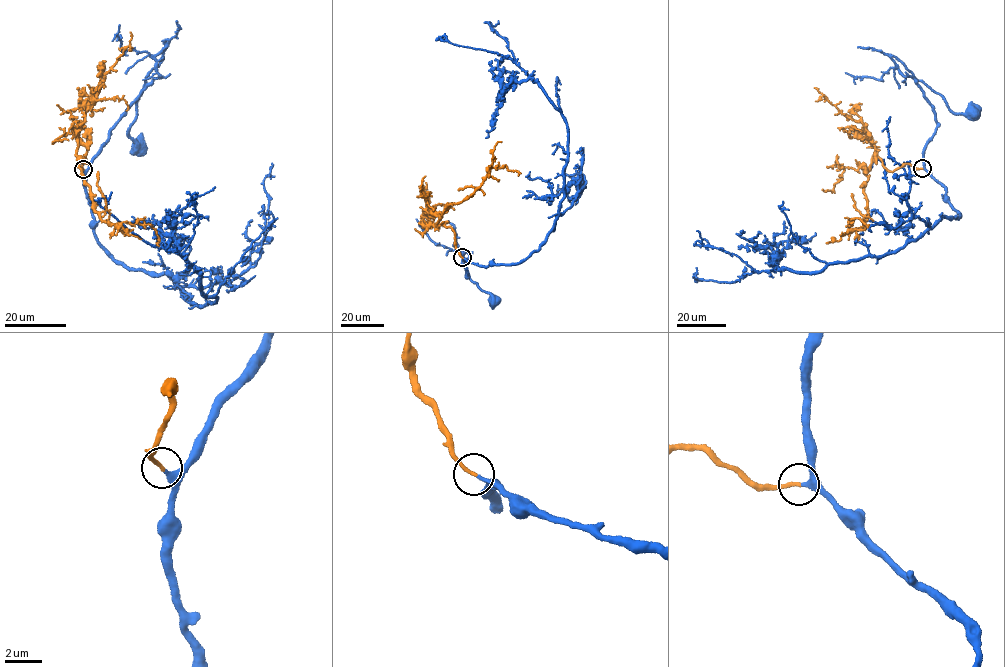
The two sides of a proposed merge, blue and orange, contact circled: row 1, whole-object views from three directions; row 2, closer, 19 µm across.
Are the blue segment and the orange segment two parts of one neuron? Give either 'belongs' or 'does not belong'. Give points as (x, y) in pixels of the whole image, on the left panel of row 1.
belongs

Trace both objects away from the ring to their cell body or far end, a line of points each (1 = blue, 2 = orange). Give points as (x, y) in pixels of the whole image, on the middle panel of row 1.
1: (462, 258), (465, 277), (468, 255), (456, 250), (455, 242), (470, 279), (494, 300)
2: (462, 258), (454, 230), (436, 224), (439, 212), (471, 195), (490, 168), (505, 166), (518, 176)

